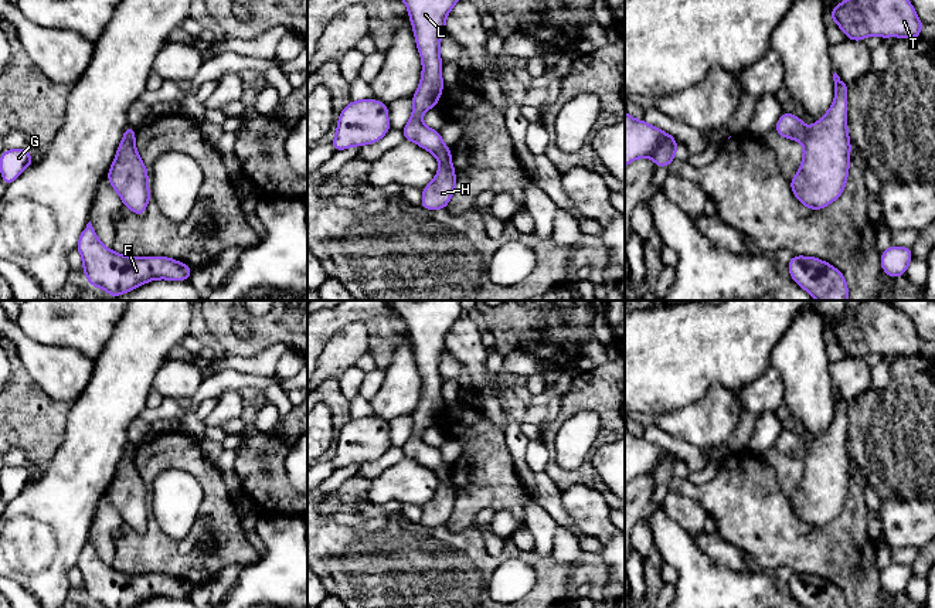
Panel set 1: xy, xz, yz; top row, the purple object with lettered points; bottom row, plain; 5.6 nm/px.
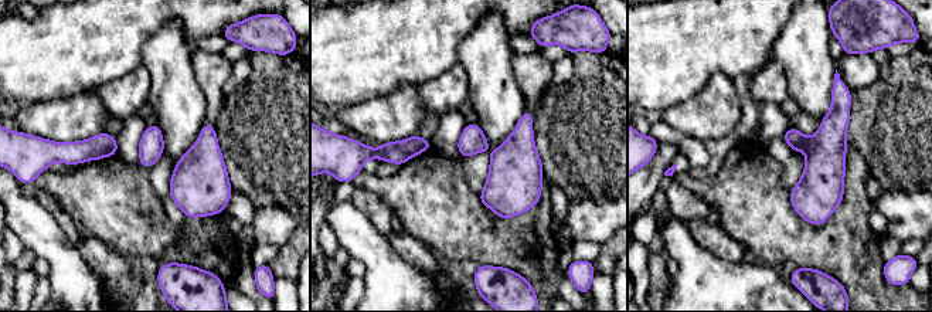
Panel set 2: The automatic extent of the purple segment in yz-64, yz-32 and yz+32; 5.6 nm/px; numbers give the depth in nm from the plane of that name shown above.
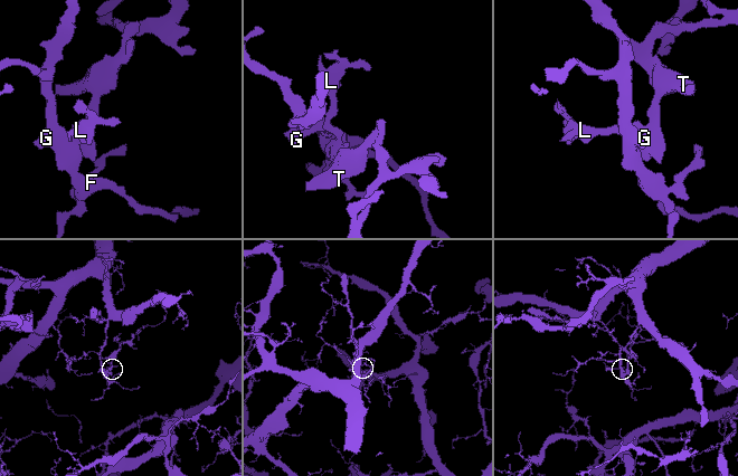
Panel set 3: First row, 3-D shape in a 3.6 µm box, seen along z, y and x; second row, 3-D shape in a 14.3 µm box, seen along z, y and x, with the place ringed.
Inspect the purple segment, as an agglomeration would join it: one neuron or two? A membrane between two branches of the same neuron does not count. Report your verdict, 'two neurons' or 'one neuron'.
two neurons

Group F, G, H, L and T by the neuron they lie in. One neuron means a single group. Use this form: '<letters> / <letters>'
F G L / H T

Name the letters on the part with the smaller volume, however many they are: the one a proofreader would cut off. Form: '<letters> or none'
H, T

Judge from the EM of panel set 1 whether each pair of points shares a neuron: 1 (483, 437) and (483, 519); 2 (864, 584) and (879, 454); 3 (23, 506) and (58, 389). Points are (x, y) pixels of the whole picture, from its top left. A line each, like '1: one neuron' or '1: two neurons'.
1: two neurons
2: two neurons
3: two neurons

